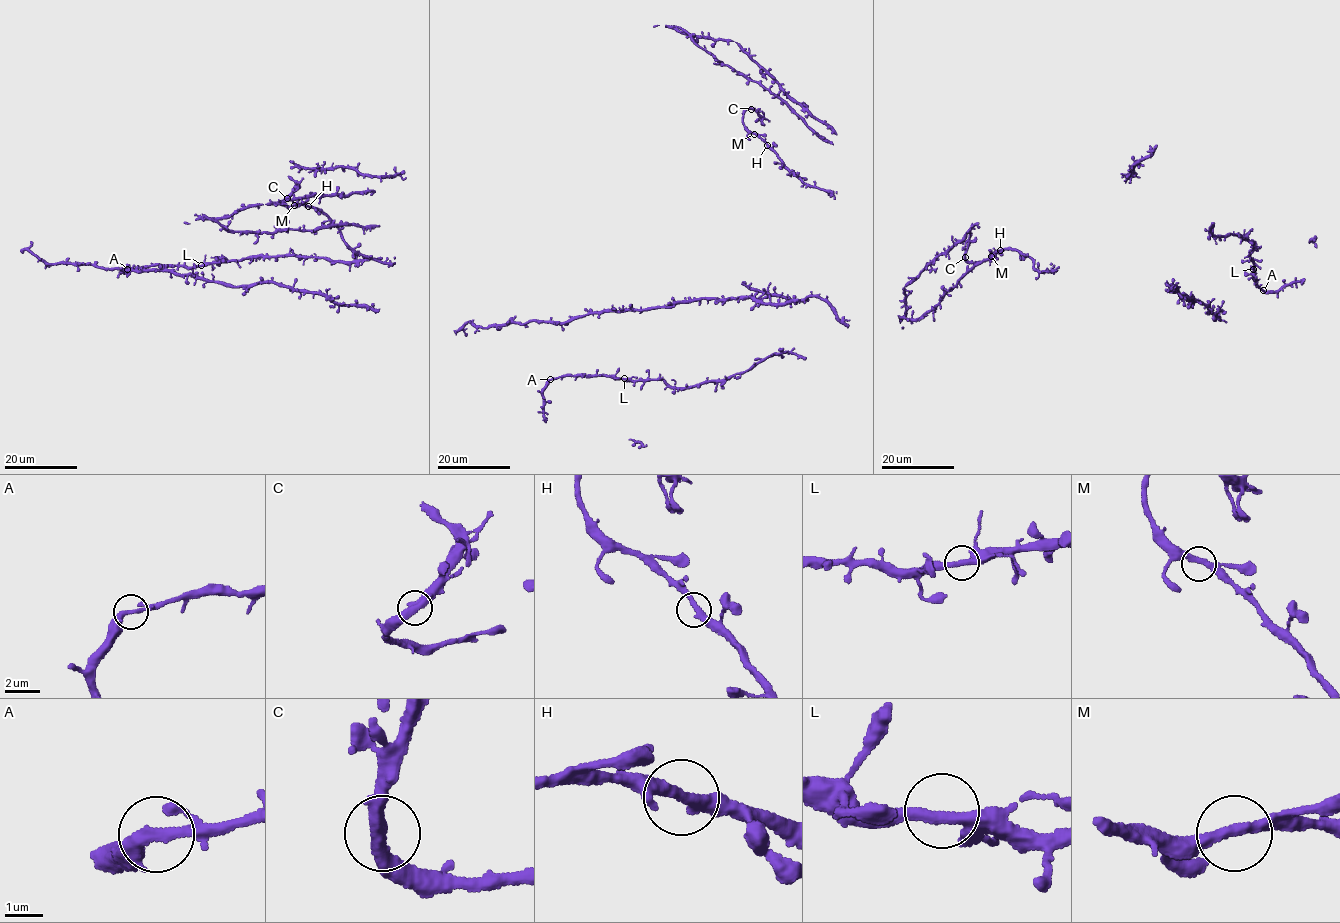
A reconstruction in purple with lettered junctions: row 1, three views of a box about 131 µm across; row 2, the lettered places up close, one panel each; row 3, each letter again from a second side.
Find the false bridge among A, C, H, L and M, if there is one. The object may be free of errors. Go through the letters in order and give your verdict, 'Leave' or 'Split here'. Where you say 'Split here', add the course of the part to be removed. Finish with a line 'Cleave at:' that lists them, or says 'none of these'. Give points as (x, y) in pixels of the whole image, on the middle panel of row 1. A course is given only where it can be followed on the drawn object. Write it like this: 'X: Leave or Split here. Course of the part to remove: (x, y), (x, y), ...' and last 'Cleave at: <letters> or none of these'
A: Leave
C: Leave
H: Leave
L: Leave
M: Leave
Cleave at: none of these

